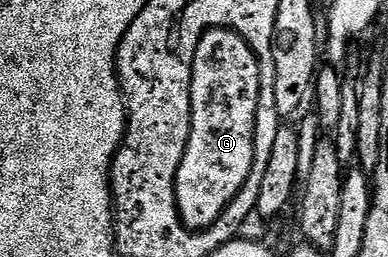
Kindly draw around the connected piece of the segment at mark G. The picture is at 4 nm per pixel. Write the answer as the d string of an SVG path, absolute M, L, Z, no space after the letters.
M214 28L202 34L197 51L193 57L193 75L191 76L191 124L189 125L189 139L187 148L181 157L181 163L177 169L177 178L173 181L173 191L177 197L178 215L181 217L183 226L188 230L205 231L209 226L215 224L220 218L237 193L240 192L253 168L253 125L257 115L257 105L261 95L261 66L257 63L257 53L245 42L244 37L235 30L222 30Z

